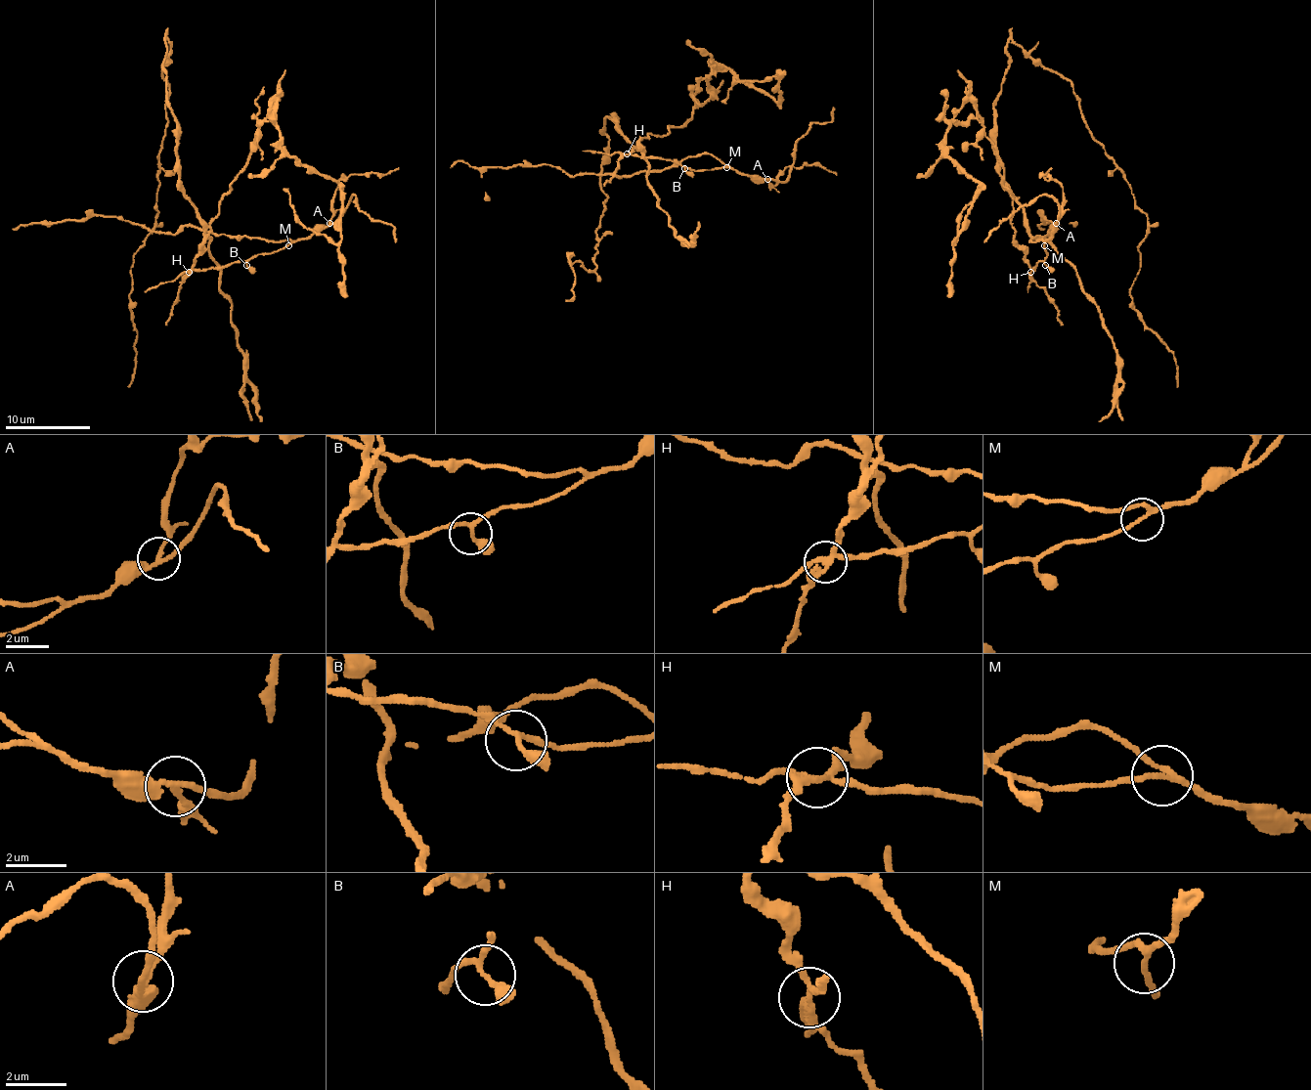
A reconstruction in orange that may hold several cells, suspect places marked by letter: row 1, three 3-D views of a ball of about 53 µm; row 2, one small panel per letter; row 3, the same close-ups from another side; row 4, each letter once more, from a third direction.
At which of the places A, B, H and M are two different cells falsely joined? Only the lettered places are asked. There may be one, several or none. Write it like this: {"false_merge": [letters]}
{"false_merge": ["A", "H"]}

